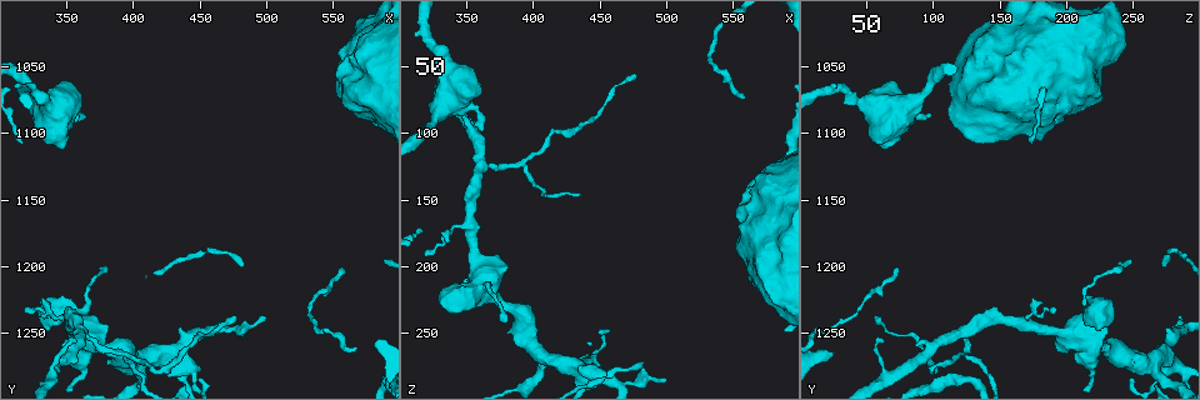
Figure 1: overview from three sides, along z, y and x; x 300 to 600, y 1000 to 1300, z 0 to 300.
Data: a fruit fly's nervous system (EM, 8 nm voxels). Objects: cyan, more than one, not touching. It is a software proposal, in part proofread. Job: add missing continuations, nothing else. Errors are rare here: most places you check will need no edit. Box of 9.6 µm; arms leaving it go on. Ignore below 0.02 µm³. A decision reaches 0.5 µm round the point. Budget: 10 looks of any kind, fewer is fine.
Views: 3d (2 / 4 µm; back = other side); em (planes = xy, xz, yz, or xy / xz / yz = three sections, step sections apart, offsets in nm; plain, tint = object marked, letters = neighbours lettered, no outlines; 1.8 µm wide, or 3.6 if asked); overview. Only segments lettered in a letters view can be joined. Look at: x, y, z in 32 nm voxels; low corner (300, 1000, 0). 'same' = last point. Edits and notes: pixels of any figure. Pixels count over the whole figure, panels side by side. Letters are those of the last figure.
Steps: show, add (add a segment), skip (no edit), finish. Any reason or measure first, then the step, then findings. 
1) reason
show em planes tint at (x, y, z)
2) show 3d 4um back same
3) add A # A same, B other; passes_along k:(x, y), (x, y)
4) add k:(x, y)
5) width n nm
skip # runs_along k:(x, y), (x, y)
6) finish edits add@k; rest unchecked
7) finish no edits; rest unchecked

free end
show 3d 4um at (450, 1282, 248)

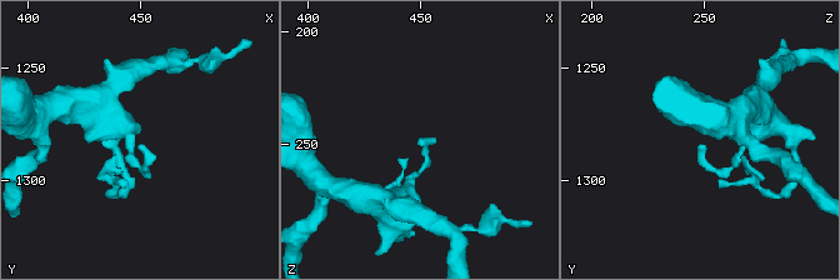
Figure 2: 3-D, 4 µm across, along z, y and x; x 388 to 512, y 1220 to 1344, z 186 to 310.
show em yz step 4 tint at (449, 1284, 248)

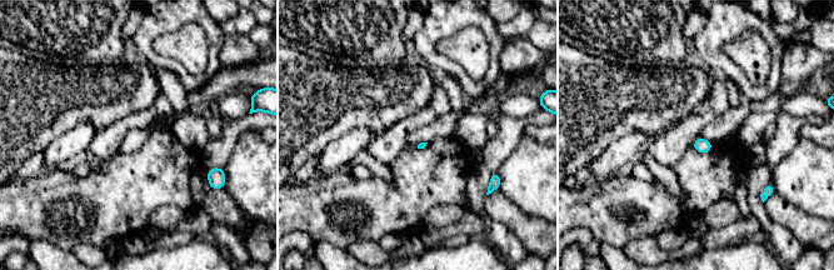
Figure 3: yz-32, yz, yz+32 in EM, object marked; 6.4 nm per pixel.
another direction
show em xz step 8 letters same

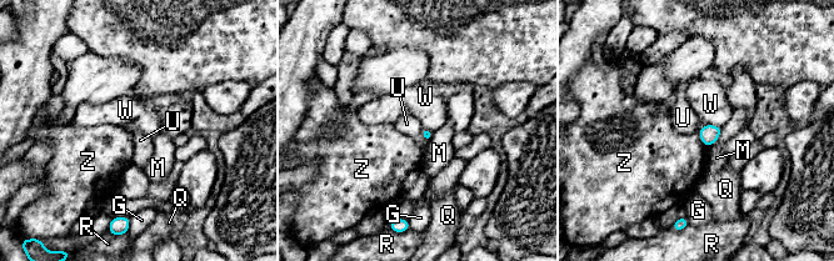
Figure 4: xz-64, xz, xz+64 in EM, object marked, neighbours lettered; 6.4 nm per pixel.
skip # G other, M other, Q other, R other, U other, W other, Z other; border 4:(422, 128), (422, 135), (427, 142); no lettered segment goes on from it

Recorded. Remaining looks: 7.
three arms meet
show em xz step 16 tint at (360, 1250, 124)

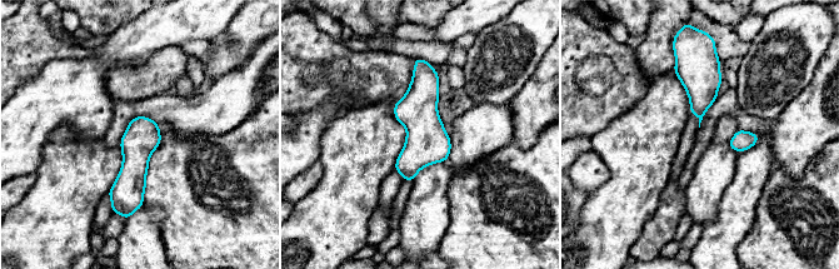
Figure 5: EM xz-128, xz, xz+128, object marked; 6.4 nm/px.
another direction
show em planes letters same

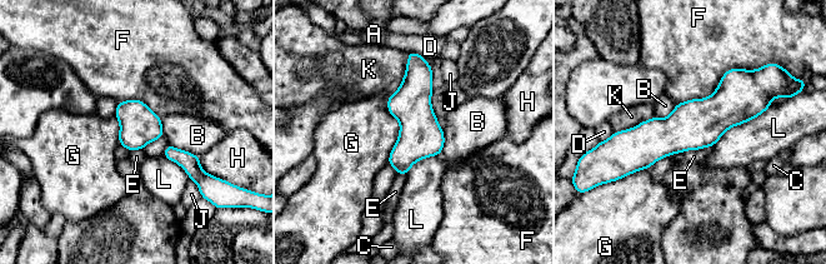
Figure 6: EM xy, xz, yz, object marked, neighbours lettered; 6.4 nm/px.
skip # A other, B other, C other, D other, E other, F other, G other, H other, J other, K other, L other; border 6:(389, 96), (399, 137), (386, 162); no lettered segment goes on from it

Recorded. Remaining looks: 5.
free end
show 3d 4um at (336, 1246, 226)

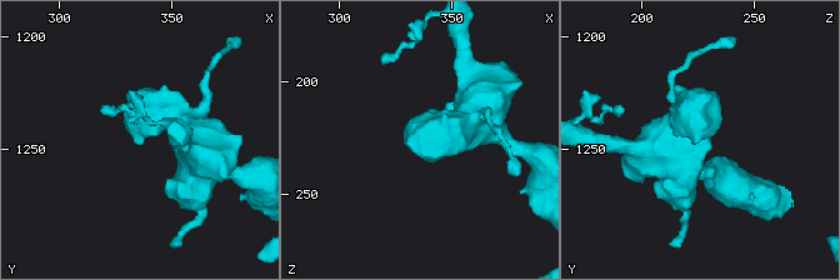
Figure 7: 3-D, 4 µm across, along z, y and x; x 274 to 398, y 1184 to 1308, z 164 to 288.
show em xy step 8 tint at (334, 1247, 226)

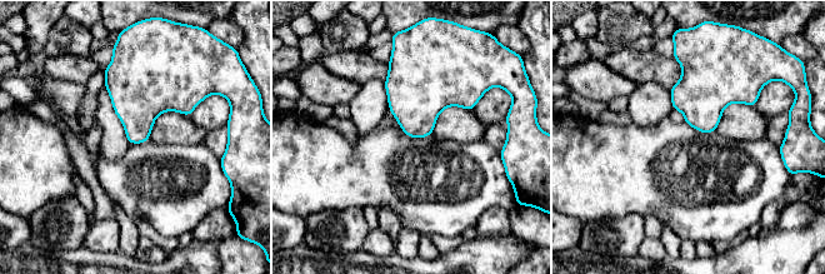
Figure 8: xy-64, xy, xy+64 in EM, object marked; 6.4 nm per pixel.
show em xy step 8 letters same

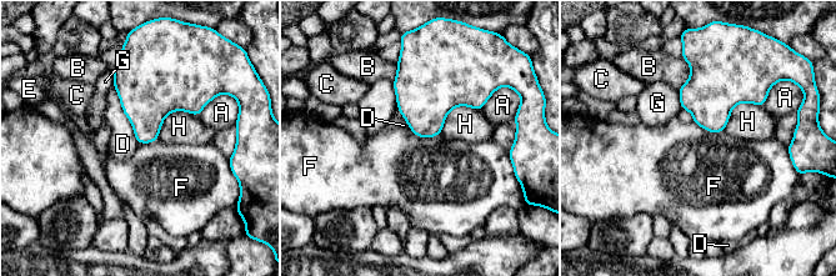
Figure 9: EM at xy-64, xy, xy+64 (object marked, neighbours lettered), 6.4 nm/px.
skip # A other, B other, C other, D other, E other, F other, G other, H other; no lettered segment goes on from it

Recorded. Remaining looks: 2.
tapers out
show em planes letters at (362, 1088, 98)

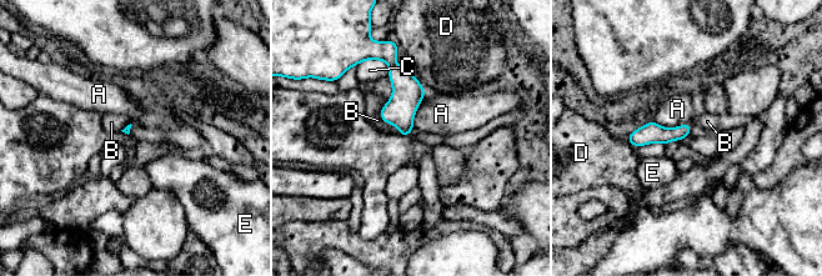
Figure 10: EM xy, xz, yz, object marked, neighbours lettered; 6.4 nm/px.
skip # A other, B other, C other, D other, E other; runs_along 10:(687, 126), (680, 133), (631, 139); none of them fits

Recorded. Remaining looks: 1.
finish no edits; rest unchecked

